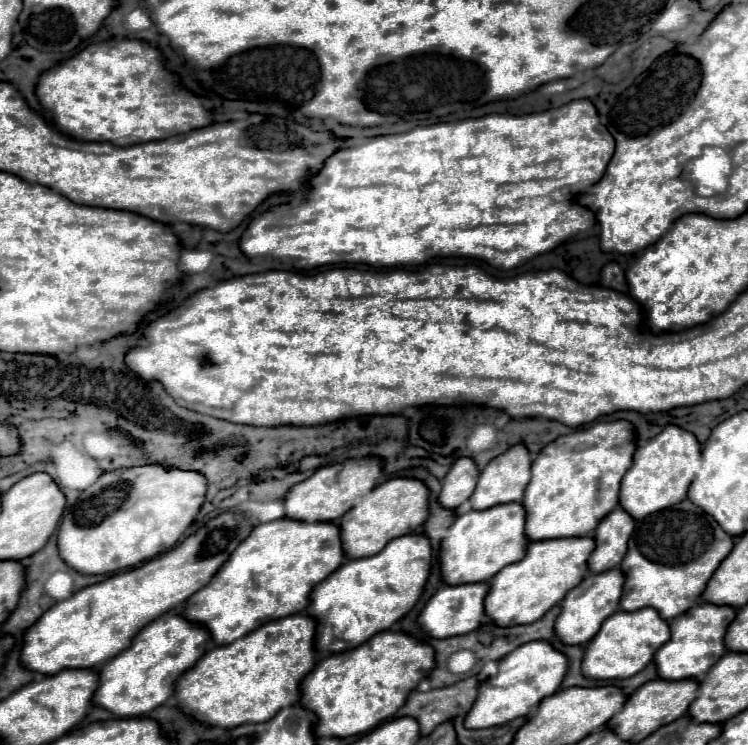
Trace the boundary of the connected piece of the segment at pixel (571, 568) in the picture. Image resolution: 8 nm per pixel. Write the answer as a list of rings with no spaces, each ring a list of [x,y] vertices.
[[[572,537],[572,539],[550,539],[528,543],[526,555],[522,561],[502,567],[490,581],[488,593],[484,597],[484,613],[498,627],[528,625],[538,621],[548,609],[562,601],[562,595],[580,583],[586,575],[586,559],[590,555],[590,537]]]

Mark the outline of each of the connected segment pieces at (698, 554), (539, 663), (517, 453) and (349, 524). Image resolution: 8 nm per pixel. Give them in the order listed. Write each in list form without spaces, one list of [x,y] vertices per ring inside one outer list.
[[[688,499],[658,511],[636,523],[628,541],[628,551],[620,563],[624,587],[620,605],[624,611],[652,607],[662,619],[672,619],[698,603],[710,575],[718,563],[732,551],[732,537],[700,507]]]
[[[530,641],[504,655],[498,663],[498,673],[488,677],[478,687],[478,697],[464,717],[466,729],[486,729],[504,725],[516,717],[526,717],[546,695],[554,695],[566,675],[568,661],[546,641]]]
[[[514,445],[510,447],[506,453],[498,455],[496,459],[492,459],[478,477],[478,485],[470,497],[470,505],[472,509],[490,509],[494,505],[502,505],[502,503],[520,503],[524,489],[530,481],[530,453],[524,445]]]
[[[388,479],[380,483],[338,521],[344,555],[348,559],[362,559],[366,555],[376,555],[390,539],[396,539],[398,535],[420,533],[426,521],[426,509],[428,509],[428,489],[422,481]]]

